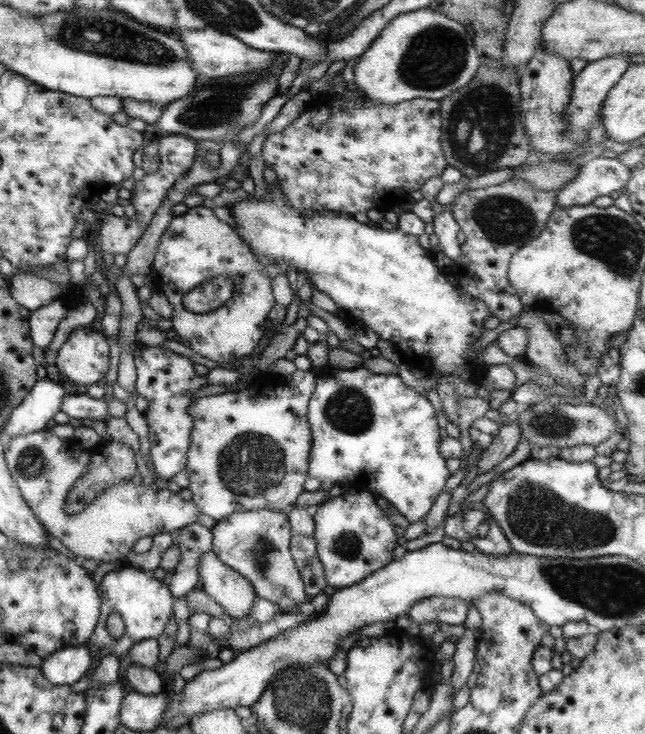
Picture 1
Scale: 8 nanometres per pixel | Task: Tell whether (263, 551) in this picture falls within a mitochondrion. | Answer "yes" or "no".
yes

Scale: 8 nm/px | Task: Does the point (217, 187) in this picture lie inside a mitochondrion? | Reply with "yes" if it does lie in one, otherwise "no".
no

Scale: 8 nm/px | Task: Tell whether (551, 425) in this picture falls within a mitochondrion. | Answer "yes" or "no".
yes

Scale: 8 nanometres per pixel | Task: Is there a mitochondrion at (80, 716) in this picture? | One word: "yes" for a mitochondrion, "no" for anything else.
no

